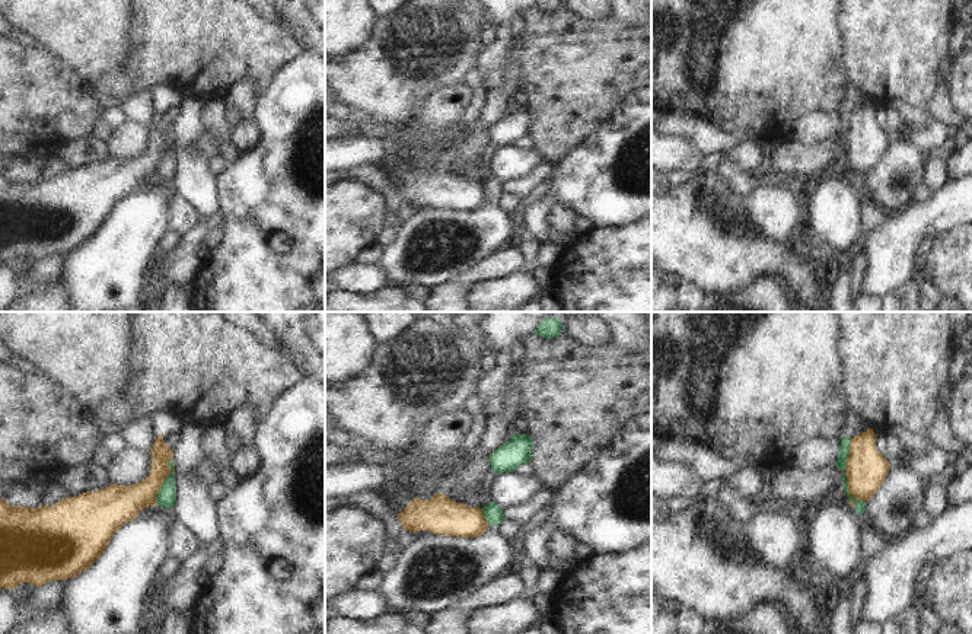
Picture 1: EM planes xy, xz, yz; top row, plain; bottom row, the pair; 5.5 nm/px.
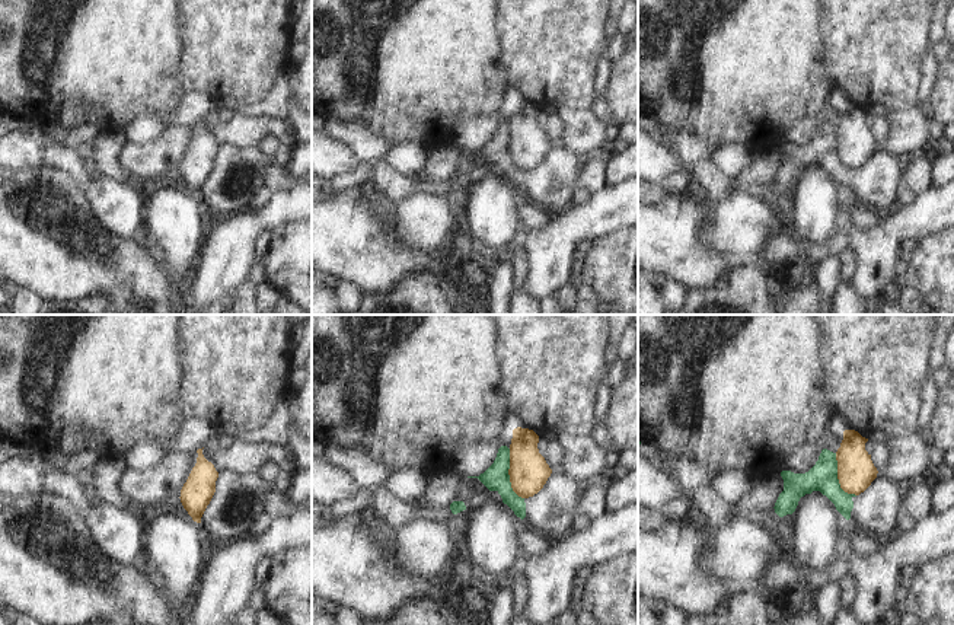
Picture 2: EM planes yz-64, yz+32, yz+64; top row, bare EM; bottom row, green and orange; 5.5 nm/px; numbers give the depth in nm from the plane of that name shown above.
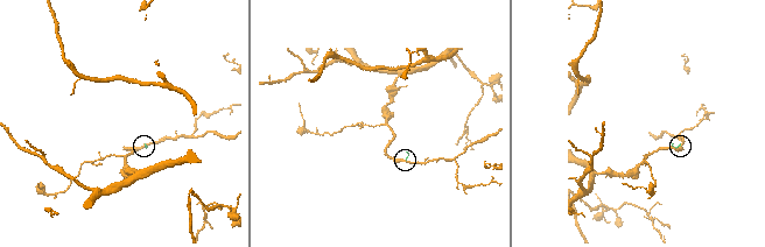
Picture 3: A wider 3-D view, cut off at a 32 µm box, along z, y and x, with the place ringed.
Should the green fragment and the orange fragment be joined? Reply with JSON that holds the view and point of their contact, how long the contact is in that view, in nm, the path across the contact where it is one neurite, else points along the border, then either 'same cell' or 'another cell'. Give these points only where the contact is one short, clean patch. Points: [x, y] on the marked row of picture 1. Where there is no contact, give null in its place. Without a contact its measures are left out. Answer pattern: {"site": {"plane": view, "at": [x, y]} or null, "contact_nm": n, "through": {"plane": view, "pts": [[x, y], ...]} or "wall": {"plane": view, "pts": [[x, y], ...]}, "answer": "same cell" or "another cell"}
{"site": {"plane": "xy", "at": [163, 481]}, "contact_nm": 280, "wall": {"plane": "xy", "pts": [[171, 458], [169, 475], [158, 493], [156, 505]]}, "answer": "another cell"}

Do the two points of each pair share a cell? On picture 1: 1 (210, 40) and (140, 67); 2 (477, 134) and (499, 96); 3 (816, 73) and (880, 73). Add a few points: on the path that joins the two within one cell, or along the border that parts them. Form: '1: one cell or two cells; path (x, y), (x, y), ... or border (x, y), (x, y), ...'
1: one cell; path (193, 41), (158, 64)
2: one cell; path (483, 126), (499, 105)
3: two cells; border (843, 40), (845, 83), (853, 94)

